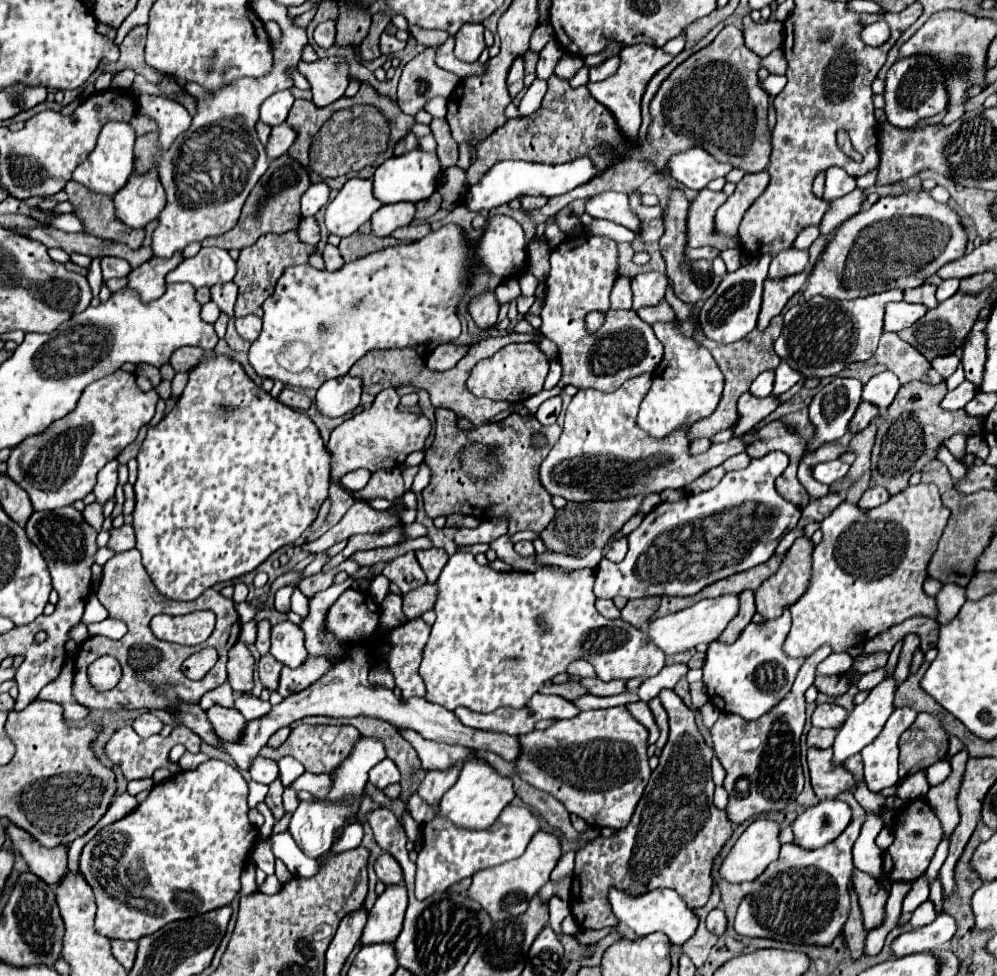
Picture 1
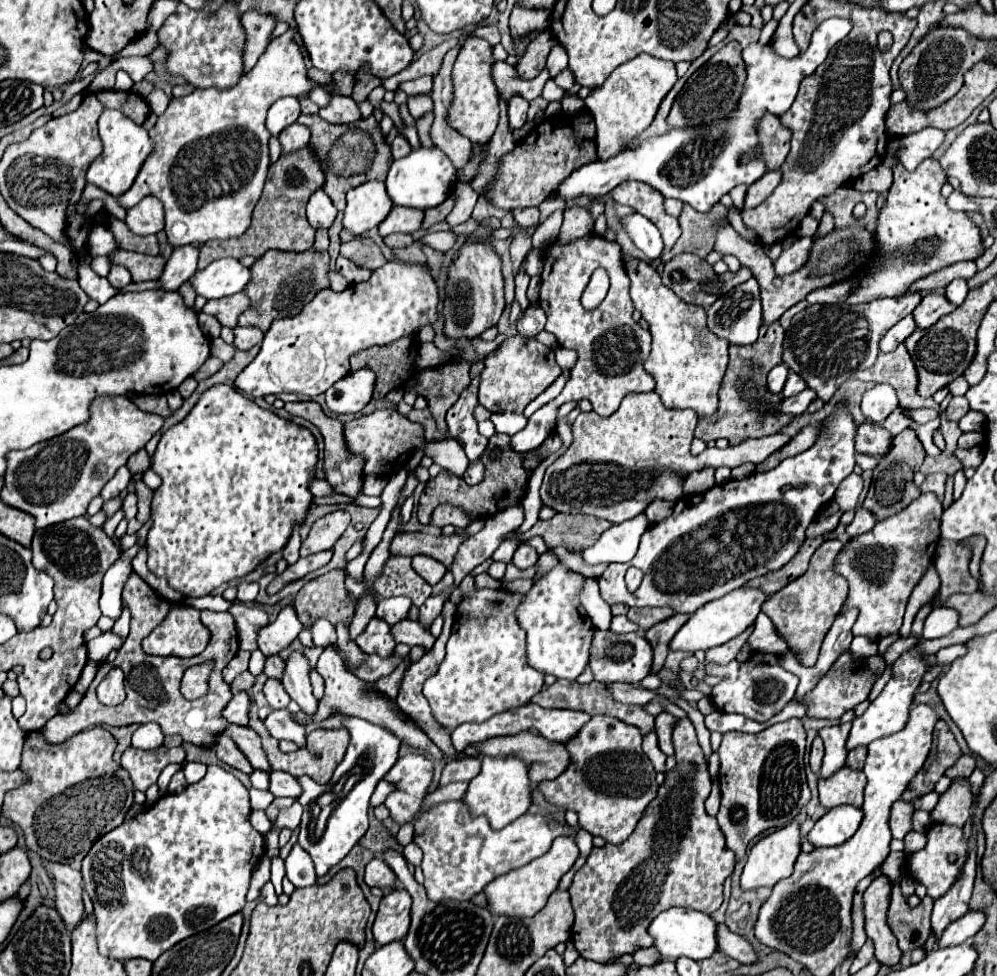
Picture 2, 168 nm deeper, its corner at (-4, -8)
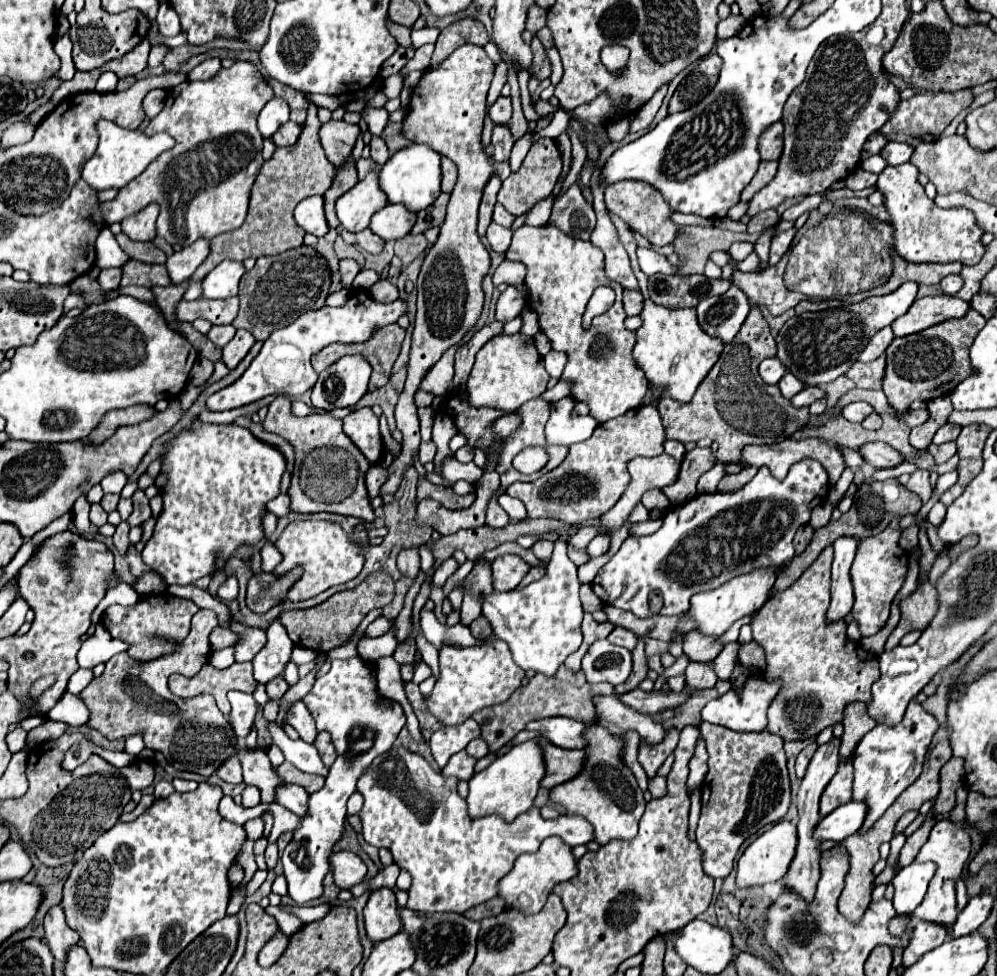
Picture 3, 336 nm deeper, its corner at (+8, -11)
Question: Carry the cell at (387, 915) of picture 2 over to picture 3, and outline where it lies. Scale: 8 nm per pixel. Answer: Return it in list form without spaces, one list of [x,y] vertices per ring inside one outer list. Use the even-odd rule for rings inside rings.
[[[380,888],[370,894],[364,908],[364,926],[372,942],[382,942],[402,930],[398,902],[390,888]]]

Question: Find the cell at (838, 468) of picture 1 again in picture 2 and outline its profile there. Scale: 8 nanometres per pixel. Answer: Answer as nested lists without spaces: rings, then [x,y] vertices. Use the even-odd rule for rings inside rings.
[[[840,407],[824,425],[820,439],[804,453],[784,459],[778,467],[766,473],[752,473],[740,481],[730,479],[724,485],[714,485],[702,495],[678,499],[674,513],[650,527],[642,539],[636,557],[630,563],[610,563],[602,577],[598,579],[600,595],[608,605],[624,603],[628,607],[672,607],[676,613],[694,613],[704,603],[726,595],[728,591],[746,585],[750,579],[766,575],[784,567],[800,549],[804,533],[812,519],[832,501],[840,481],[852,473],[854,461],[854,435],[856,425],[852,417]],[[628,567],[638,567],[644,571],[642,585],[630,593],[624,583]]]

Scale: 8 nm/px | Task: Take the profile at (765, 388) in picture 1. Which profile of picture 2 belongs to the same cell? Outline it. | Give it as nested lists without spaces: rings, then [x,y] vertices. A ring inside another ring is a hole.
[[[786,363],[776,365],[776,367],[768,373],[768,389],[770,389],[772,393],[780,393],[780,391],[784,389],[786,377],[788,377],[788,365],[786,365]]]

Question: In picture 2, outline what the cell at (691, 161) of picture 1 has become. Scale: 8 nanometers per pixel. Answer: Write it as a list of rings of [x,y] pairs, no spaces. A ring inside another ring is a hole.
[[[830,17],[822,21],[812,33],[810,47],[794,59],[782,59],[770,45],[760,45],[758,41],[750,43],[742,51],[742,59],[746,63],[746,89],[730,117],[706,127],[670,129],[664,135],[644,139],[640,145],[624,149],[606,161],[598,159],[594,163],[586,163],[558,187],[556,195],[564,199],[580,195],[602,197],[616,185],[634,179],[652,185],[664,197],[678,199],[700,213],[708,213],[722,199],[722,195],[730,193],[730,189],[740,183],[752,185],[766,173],[766,163],[760,155],[760,141],[756,131],[758,119],[764,113],[778,117],[786,113],[796,99],[800,81],[814,73],[820,63],[824,63],[828,51],[840,39],[844,39],[850,29],[852,21],[846,17]]]

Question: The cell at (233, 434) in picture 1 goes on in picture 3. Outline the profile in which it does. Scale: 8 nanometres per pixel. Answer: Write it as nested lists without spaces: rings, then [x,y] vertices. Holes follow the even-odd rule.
[[[194,418],[186,430],[164,446],[160,462],[162,474],[168,478],[162,488],[164,506],[156,518],[152,538],[142,550],[142,560],[156,570],[168,586],[190,586],[196,580],[210,576],[216,570],[216,562],[228,560],[242,544],[256,546],[264,538],[262,518],[268,512],[266,504],[280,494],[280,480],[286,472],[286,458],[276,446],[262,442],[244,426],[206,424]]]

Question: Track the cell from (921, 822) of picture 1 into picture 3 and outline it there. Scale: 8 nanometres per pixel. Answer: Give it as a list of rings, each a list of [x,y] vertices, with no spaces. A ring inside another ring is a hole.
[[[938,820],[930,832],[928,842],[920,848],[918,856],[914,862],[936,862],[938,870],[934,874],[934,878],[930,880],[926,898],[922,900],[922,904],[914,910],[914,916],[918,916],[920,920],[928,920],[928,922],[938,922],[938,924],[946,924],[952,926],[958,912],[956,912],[956,880],[960,878],[960,872],[968,860],[970,854],[970,836],[966,830],[954,826],[948,820]]]

